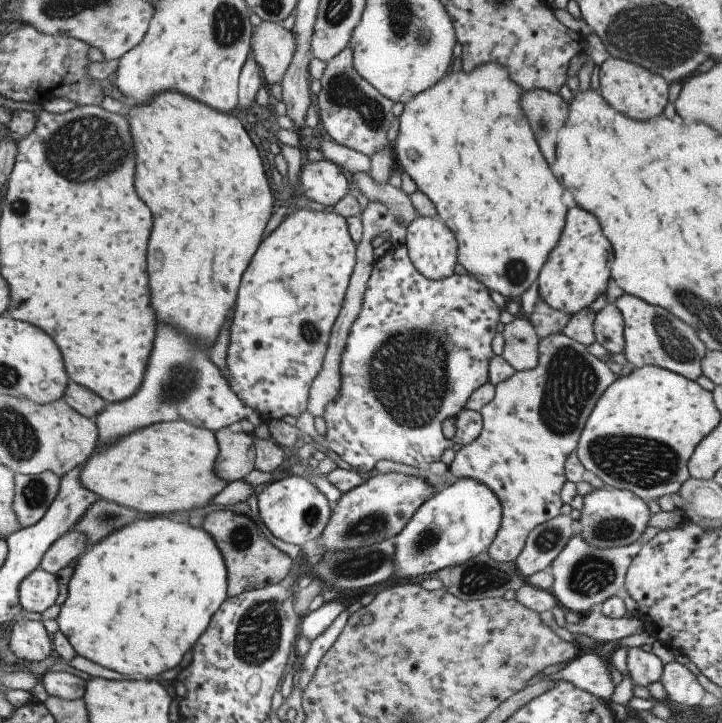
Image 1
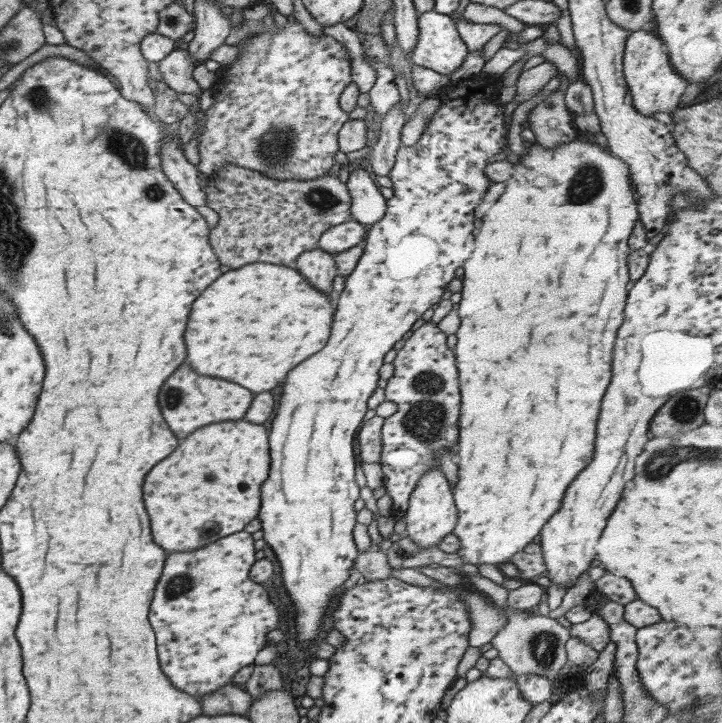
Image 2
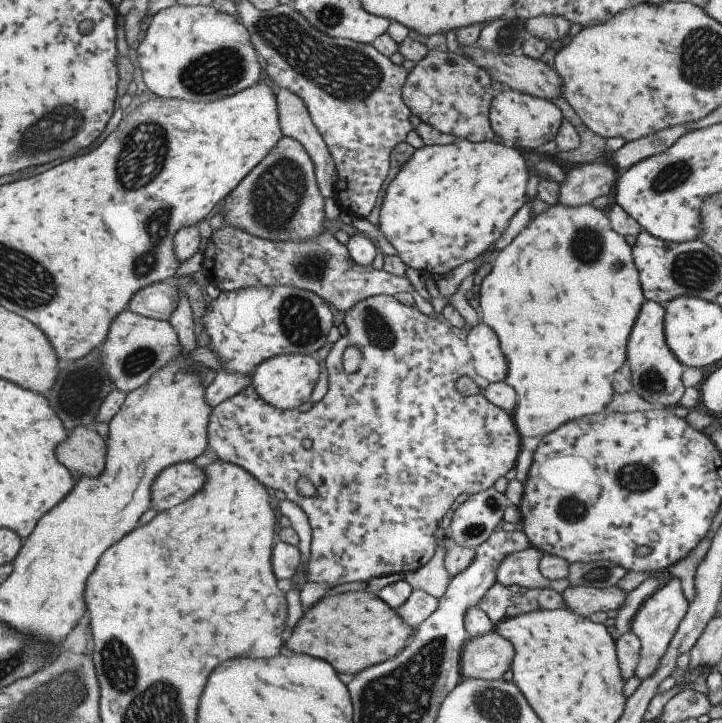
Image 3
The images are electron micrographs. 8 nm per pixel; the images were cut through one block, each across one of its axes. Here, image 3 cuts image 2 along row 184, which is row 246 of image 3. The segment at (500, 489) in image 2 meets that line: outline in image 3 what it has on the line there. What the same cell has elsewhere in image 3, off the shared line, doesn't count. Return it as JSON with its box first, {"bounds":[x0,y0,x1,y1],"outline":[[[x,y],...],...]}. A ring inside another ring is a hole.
{"bounds":[477,202,645,438],"outline":[[[557,202],[548,205],[545,211],[531,218],[523,230],[519,230],[519,234],[497,254],[497,258],[489,263],[491,268],[481,279],[479,285],[477,313],[479,320],[495,333],[498,343],[501,344],[501,350],[507,358],[507,372],[504,382],[517,392],[517,408],[512,410],[511,417],[520,438],[522,436],[525,438],[543,436],[567,420],[603,412],[609,398],[613,397],[611,394],[615,394],[611,390],[611,378],[613,378],[615,370],[623,362],[626,362],[625,342],[627,342],[627,336],[629,336],[633,323],[639,314],[641,305],[645,302],[631,249],[625,243],[625,239],[611,228],[609,219],[603,211],[593,207],[590,203],[569,206]]]}

